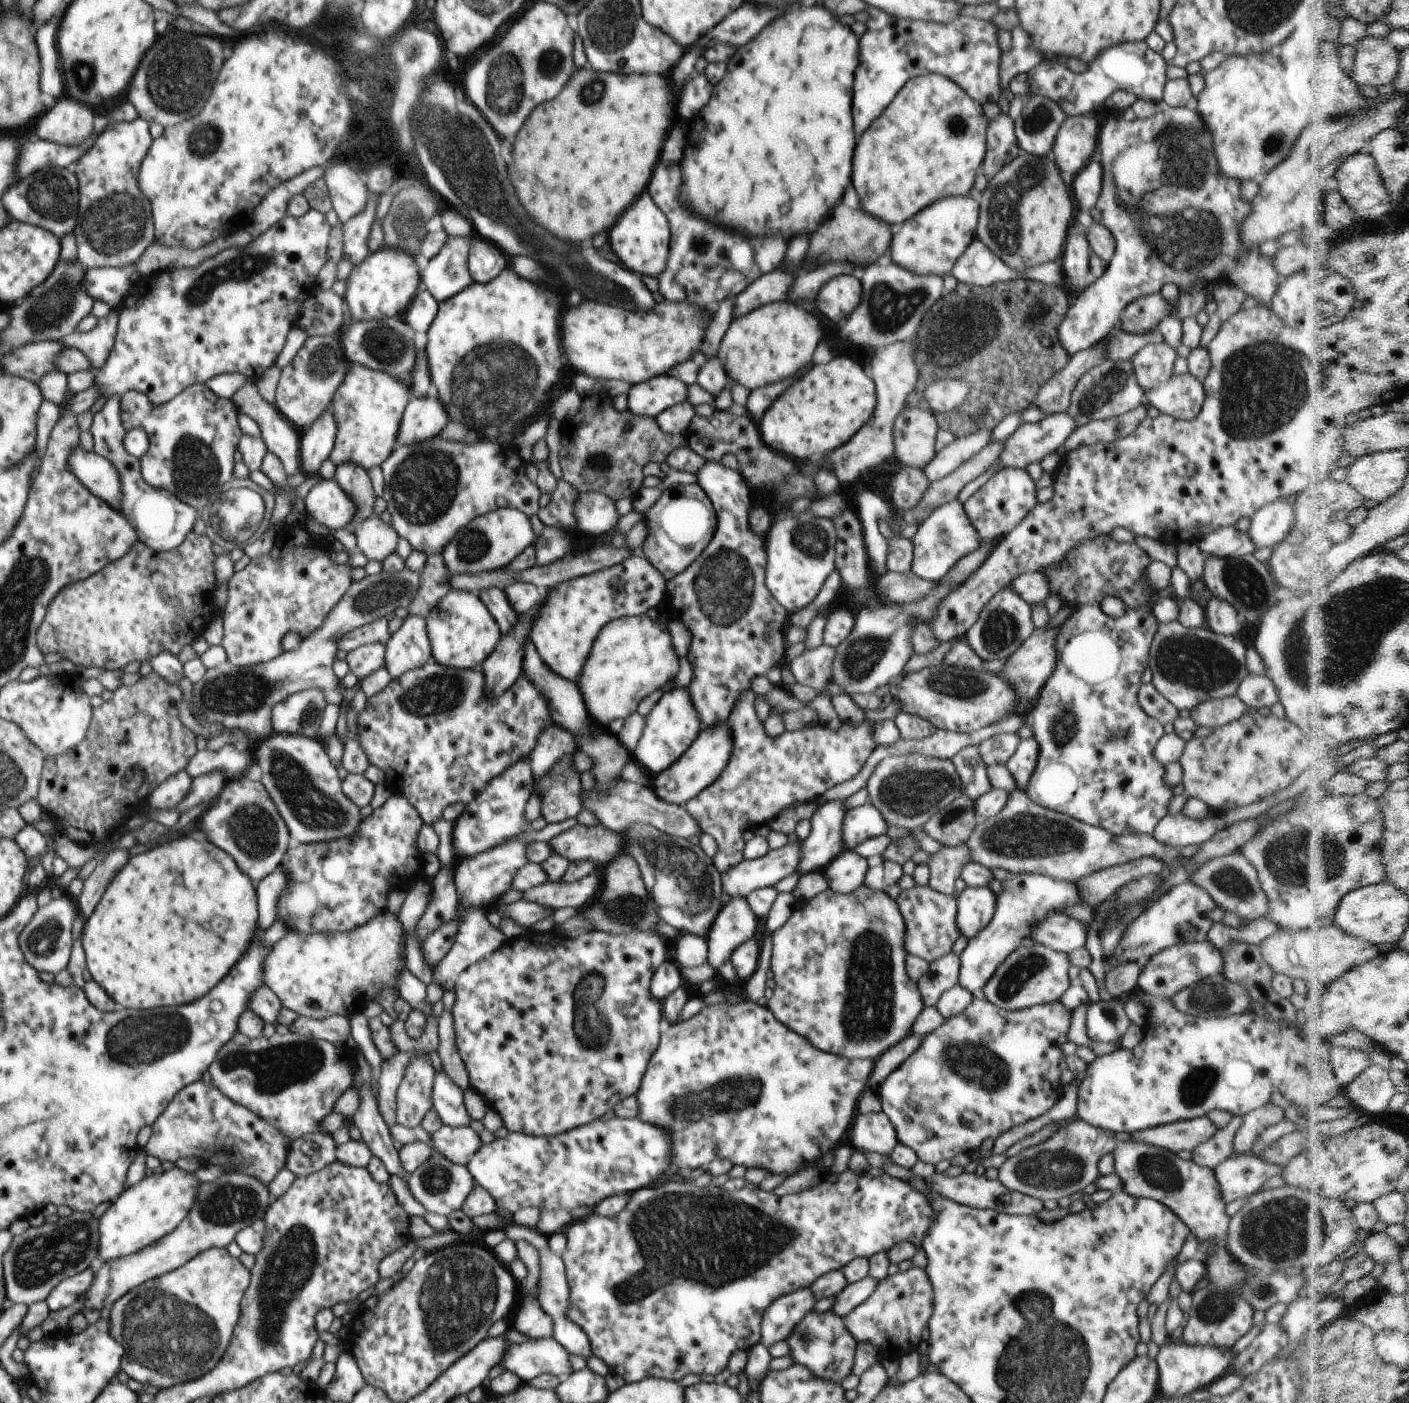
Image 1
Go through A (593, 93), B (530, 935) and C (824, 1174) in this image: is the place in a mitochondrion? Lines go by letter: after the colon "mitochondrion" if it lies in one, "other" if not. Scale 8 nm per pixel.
A: mitochondrion
B: other
C: other

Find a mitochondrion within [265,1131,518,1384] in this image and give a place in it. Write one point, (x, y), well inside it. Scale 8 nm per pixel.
(455, 1304)

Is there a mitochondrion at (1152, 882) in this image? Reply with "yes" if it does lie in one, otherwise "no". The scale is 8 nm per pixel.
no

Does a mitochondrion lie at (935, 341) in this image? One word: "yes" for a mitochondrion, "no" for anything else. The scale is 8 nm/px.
yes

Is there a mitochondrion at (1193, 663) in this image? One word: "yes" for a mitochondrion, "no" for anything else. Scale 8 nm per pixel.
yes

